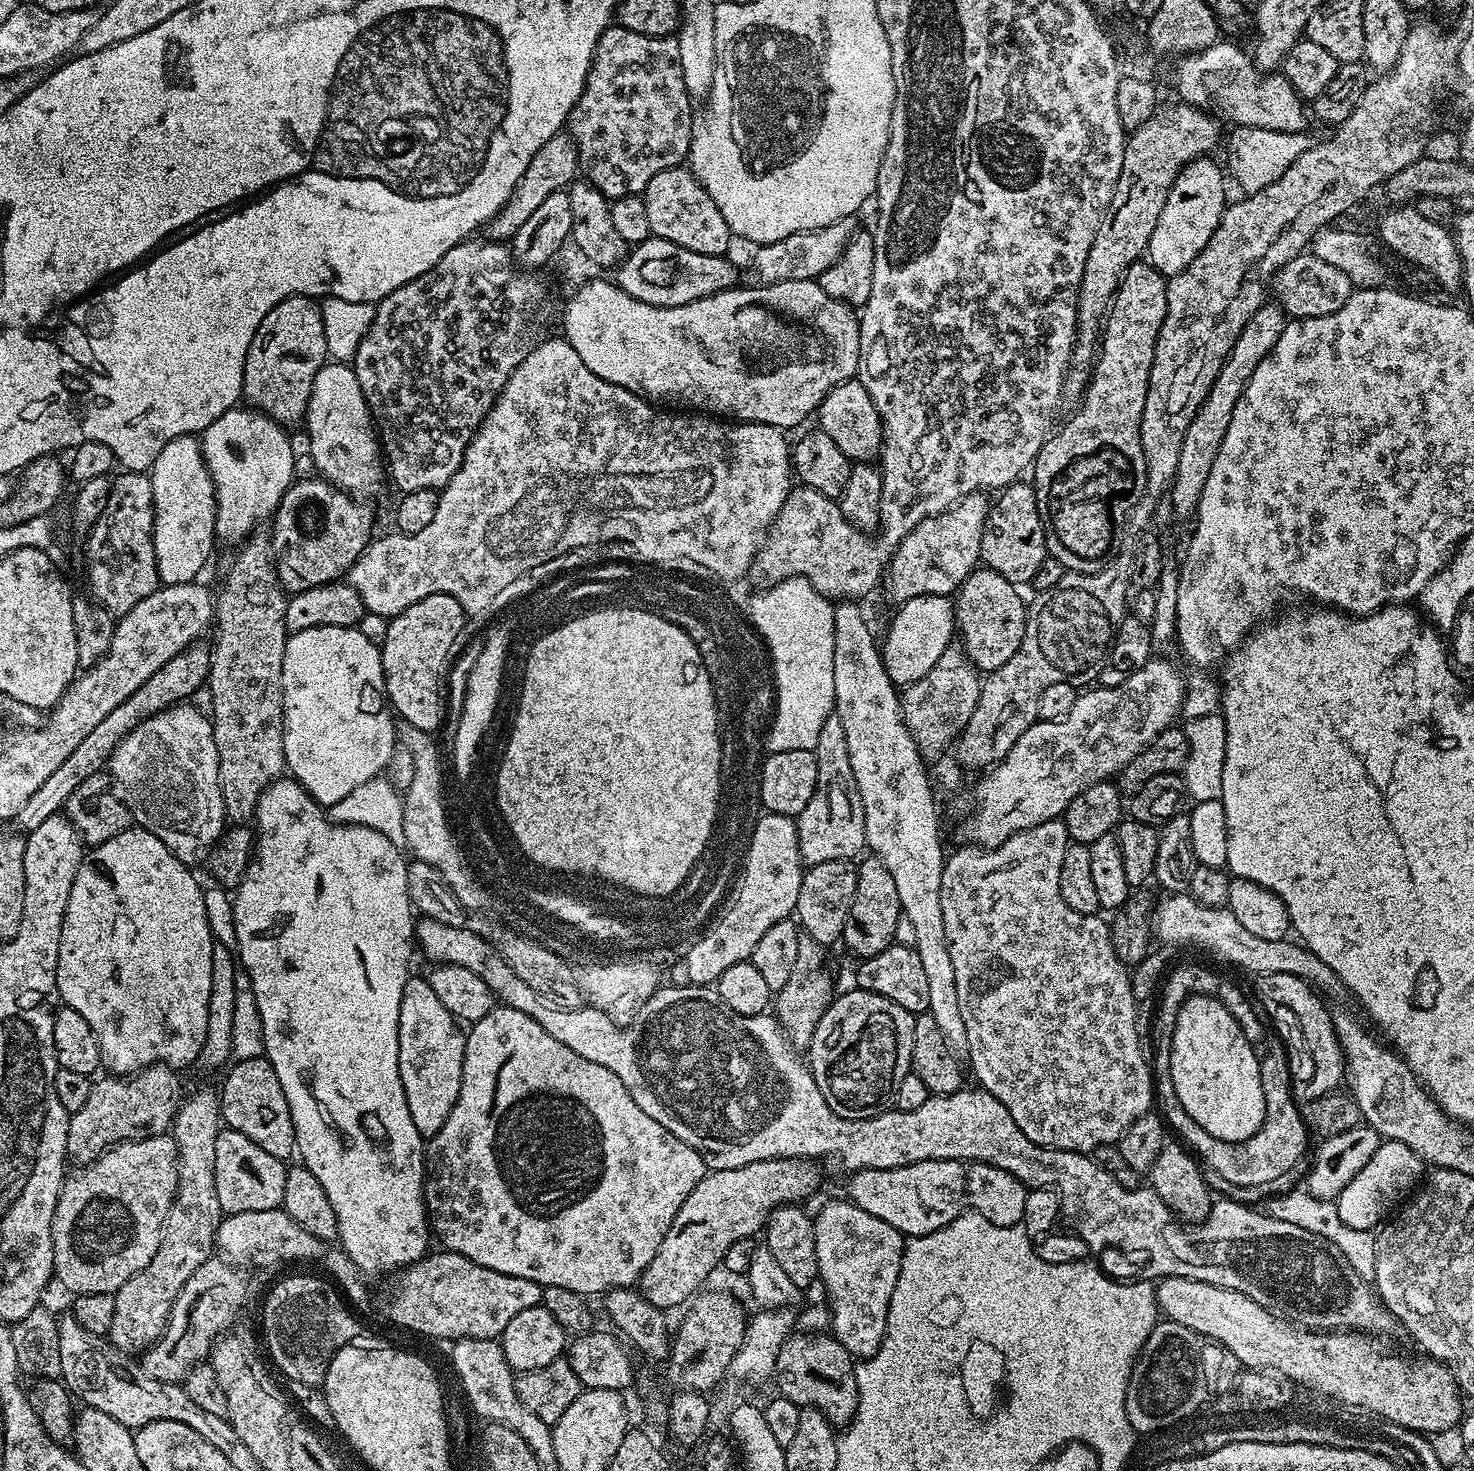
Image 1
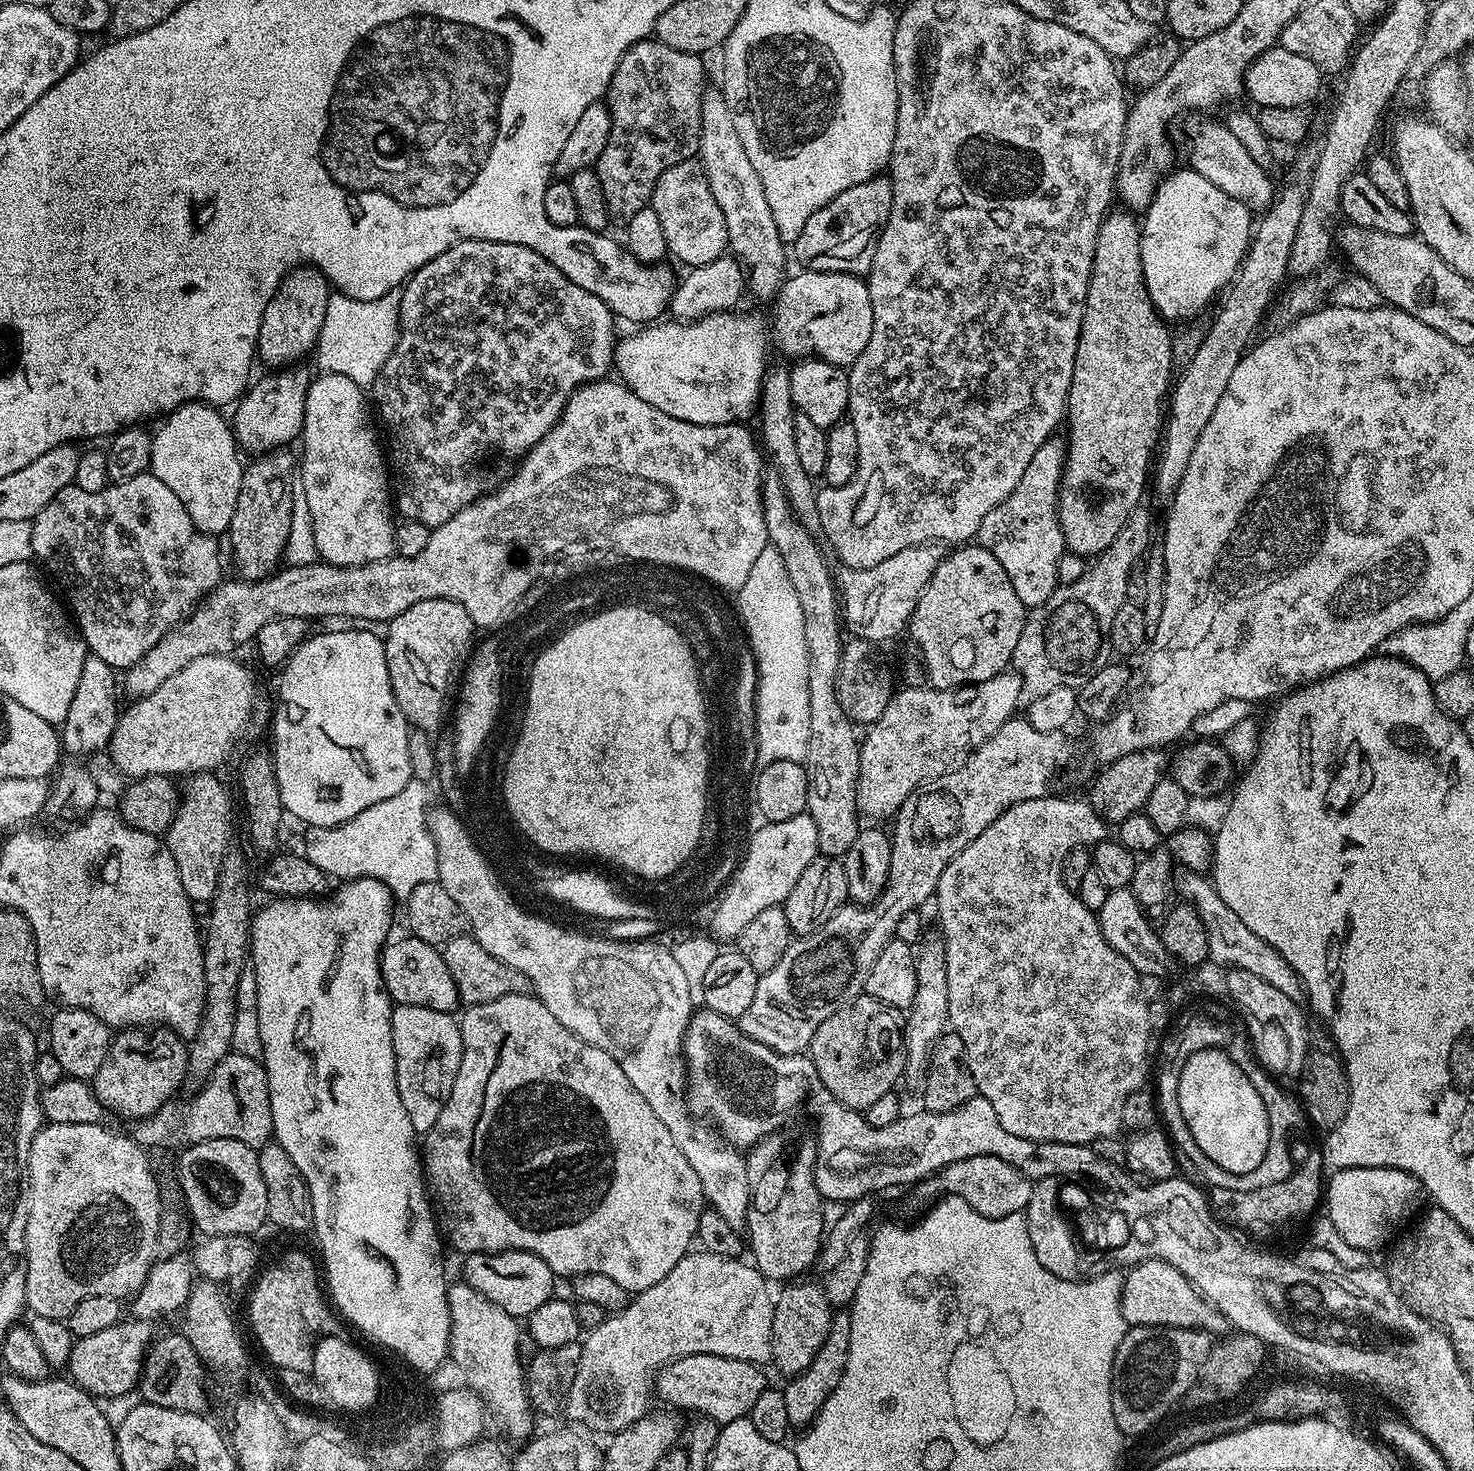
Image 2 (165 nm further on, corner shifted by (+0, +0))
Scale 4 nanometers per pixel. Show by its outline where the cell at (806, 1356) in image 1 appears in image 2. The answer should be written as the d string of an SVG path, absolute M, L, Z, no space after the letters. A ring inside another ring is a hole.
M792 1282L774 1300L772 1309L772 1358L784 1378L791 1378L805 1372L818 1354L822 1342L826 1342L828 1327L834 1312L830 1307L823 1287L816 1284ZM789 1287L789 1288L788 1288Z

